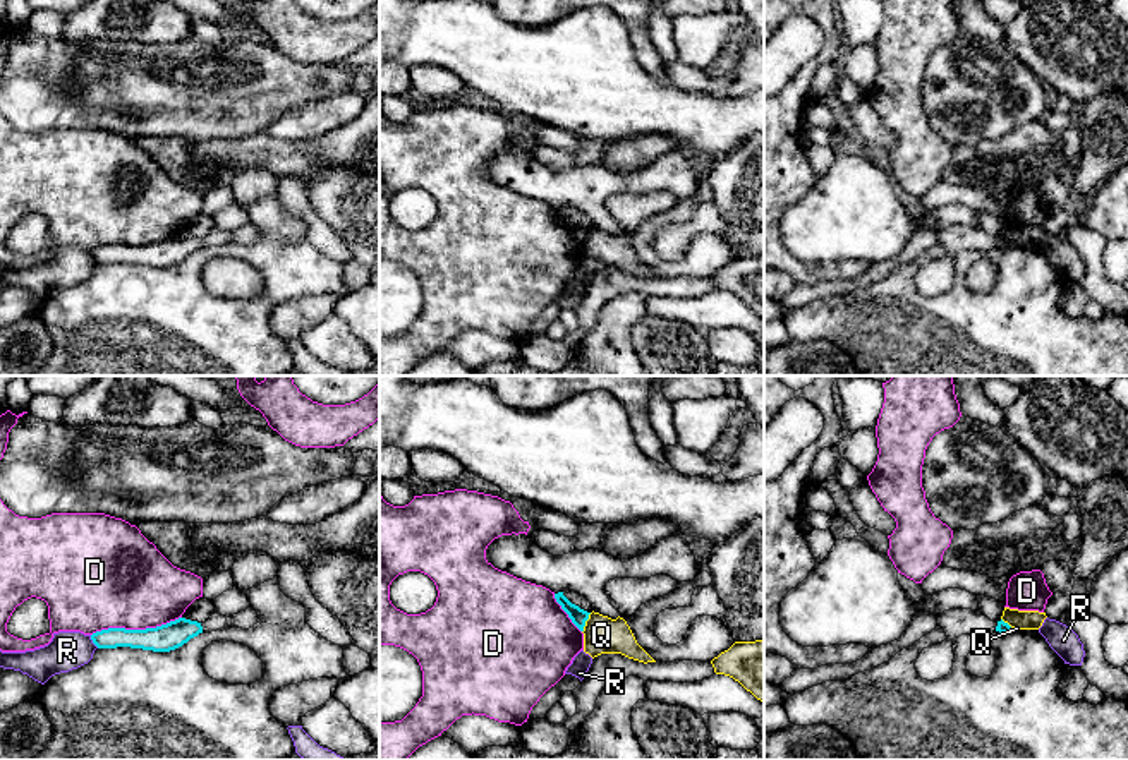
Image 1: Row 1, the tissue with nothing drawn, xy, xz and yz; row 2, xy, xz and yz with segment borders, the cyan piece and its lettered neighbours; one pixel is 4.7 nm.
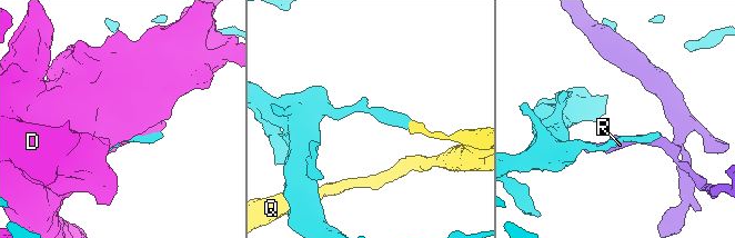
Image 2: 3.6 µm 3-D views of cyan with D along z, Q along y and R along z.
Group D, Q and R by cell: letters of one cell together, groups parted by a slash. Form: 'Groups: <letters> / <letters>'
Groups: D / Q / R

